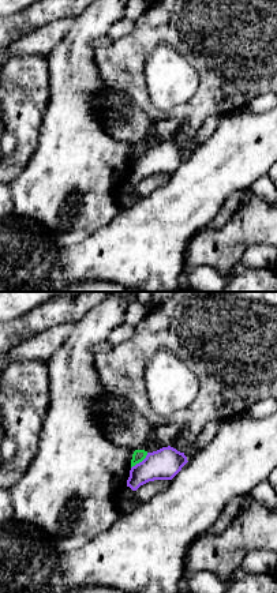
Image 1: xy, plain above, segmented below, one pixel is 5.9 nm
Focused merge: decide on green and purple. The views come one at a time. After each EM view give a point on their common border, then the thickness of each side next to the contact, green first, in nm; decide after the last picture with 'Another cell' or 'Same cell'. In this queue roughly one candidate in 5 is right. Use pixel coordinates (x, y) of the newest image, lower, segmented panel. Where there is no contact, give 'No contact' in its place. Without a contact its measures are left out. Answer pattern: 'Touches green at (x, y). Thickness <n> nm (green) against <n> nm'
Touches green at (139, 461). Thickness 70 nm (green) against 190 nm

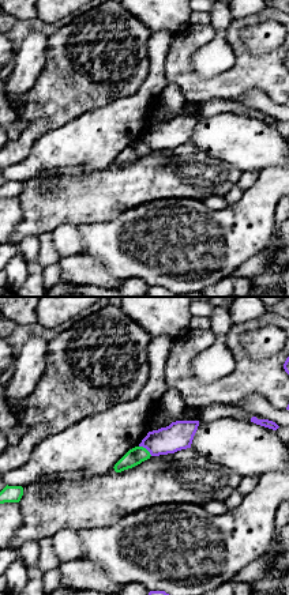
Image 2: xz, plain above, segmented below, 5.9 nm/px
Touches green at (146, 449). Thickness 100 nm (green) against 170 nm

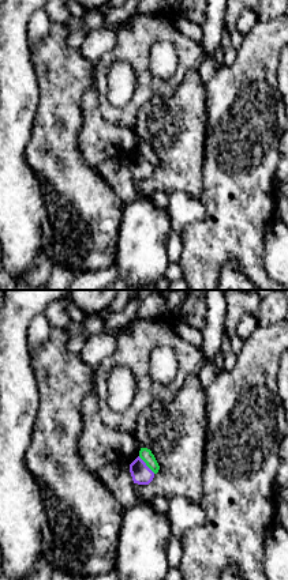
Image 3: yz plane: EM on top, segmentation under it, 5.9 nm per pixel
Touches green at (146, 464). Thickness 70 nm (green) against 120 nm

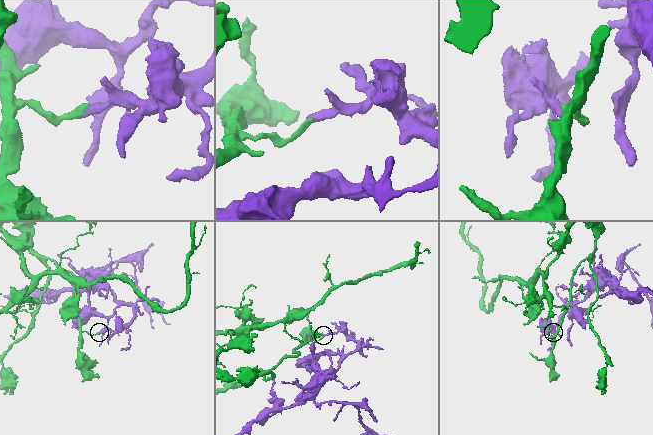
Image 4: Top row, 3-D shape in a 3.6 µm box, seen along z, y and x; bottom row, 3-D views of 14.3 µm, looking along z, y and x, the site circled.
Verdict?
Another cell

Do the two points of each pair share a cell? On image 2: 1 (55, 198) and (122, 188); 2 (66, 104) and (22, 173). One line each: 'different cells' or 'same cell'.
1: same cell
2: different cells

